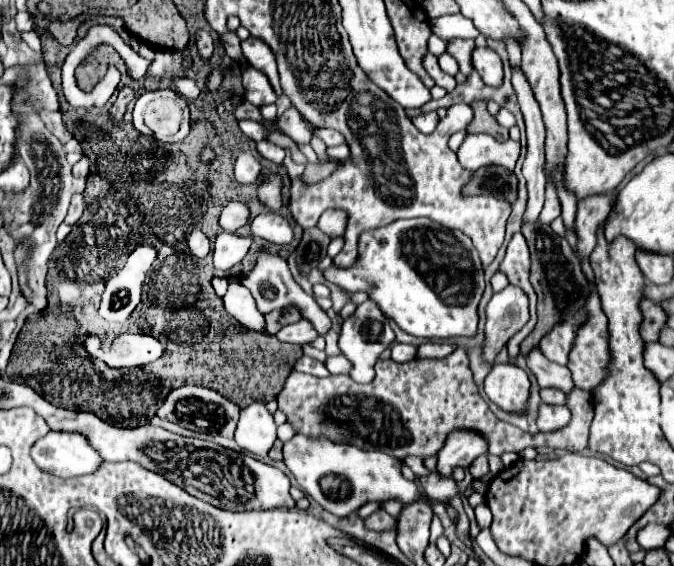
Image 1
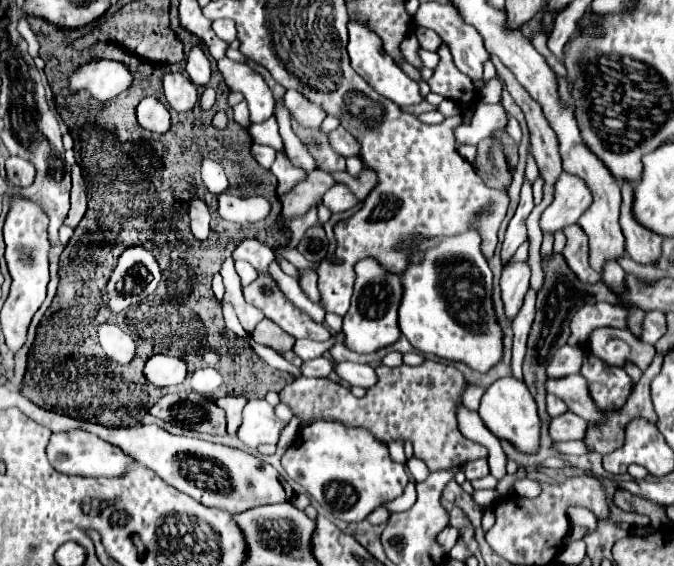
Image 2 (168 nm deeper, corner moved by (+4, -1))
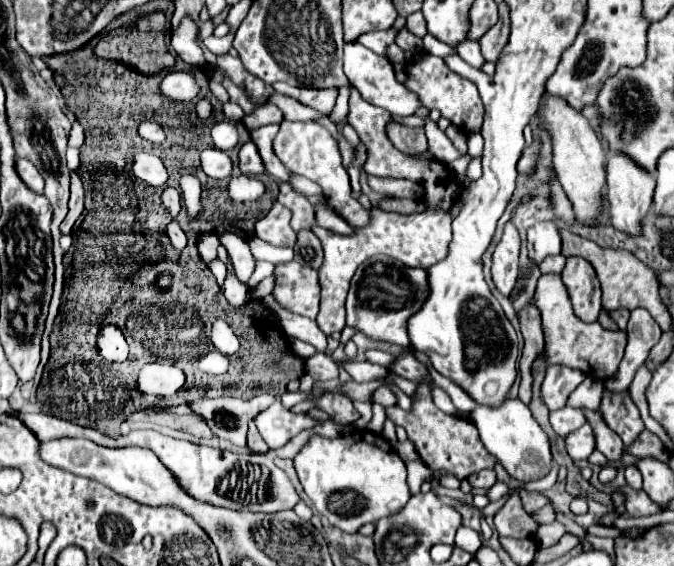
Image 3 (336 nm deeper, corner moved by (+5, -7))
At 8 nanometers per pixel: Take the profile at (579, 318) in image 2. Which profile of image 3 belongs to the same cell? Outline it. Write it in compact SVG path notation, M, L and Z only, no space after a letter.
M569 257L561 277L569 289L575 315L585 323L595 323L601 311L601 289L591 263L581 257Z

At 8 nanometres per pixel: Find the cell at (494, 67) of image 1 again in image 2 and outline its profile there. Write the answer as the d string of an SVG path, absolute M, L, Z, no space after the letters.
M422 3L414 15L414 21L420 25L420 27L428 27L432 31L436 31L444 43L448 43L450 51L452 51L452 57L454 57L454 63L456 67L466 73L470 79L480 79L482 77L482 71L484 71L484 63L490 59L490 53L486 51L484 47L484 41L480 37L480 33L462 21L460 13L452 7L452 3L446 3L446 5L440 5L440 3Z

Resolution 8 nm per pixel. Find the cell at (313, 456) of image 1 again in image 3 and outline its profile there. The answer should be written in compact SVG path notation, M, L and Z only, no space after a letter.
M353 431L351 435L333 439L311 435L309 441L301 447L301 451L295 455L295 471L315 509L323 517L327 517L331 525L339 527L345 533L357 533L357 529L365 523L377 523L381 517L401 511L411 497L407 487L405 463L381 435L371 431Z

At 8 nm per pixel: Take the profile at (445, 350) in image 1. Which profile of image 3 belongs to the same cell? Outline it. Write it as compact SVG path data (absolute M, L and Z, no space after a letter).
M376 349L368 350L366 352L366 358L372 363L380 364L386 368L388 368L389 365L395 361L394 356Z

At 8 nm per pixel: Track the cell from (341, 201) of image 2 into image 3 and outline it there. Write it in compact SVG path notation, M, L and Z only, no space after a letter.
M285 121L285 127L279 129L275 141L273 141L273 151L281 159L281 163L297 173L303 175L317 185L323 187L325 199L335 207L335 211L355 229L367 227L371 223L371 209L363 207L353 195L351 195L351 185L349 185L349 175L343 169L343 159L337 147L337 141L331 137L331 133L315 123L315 121Z

